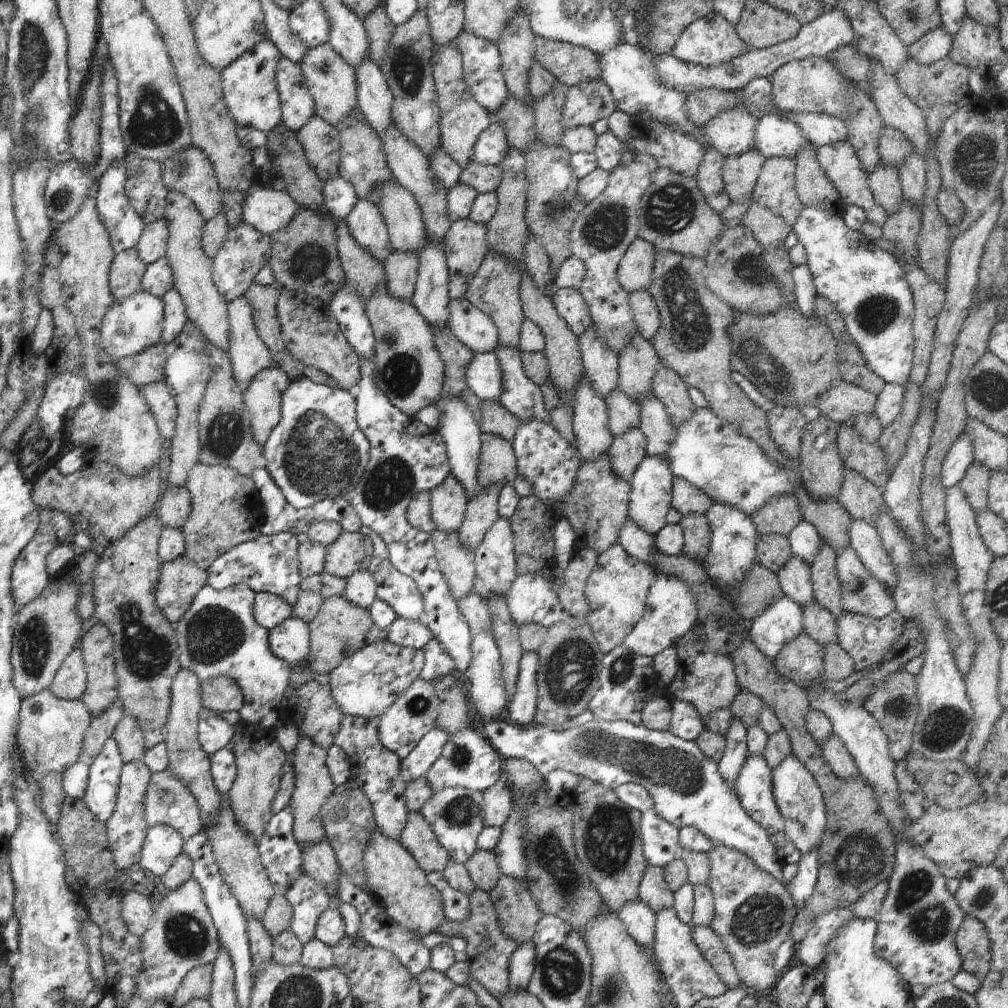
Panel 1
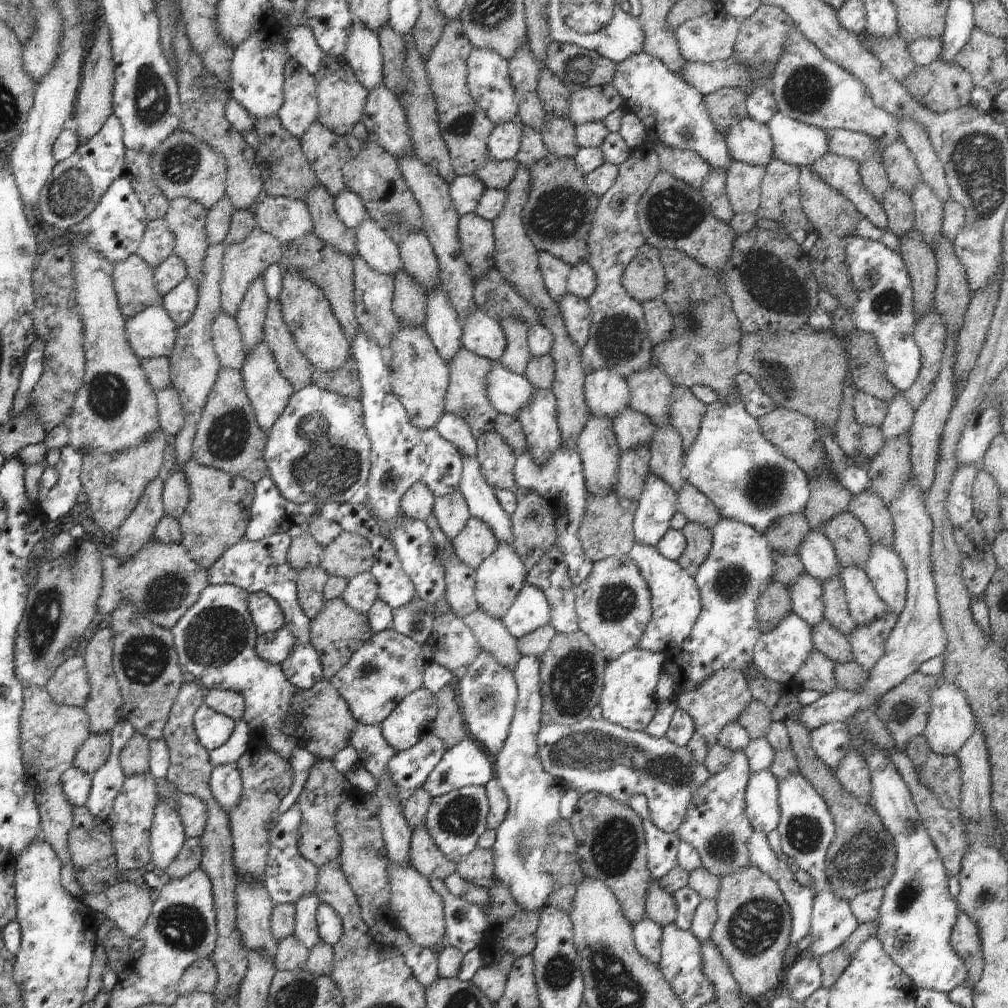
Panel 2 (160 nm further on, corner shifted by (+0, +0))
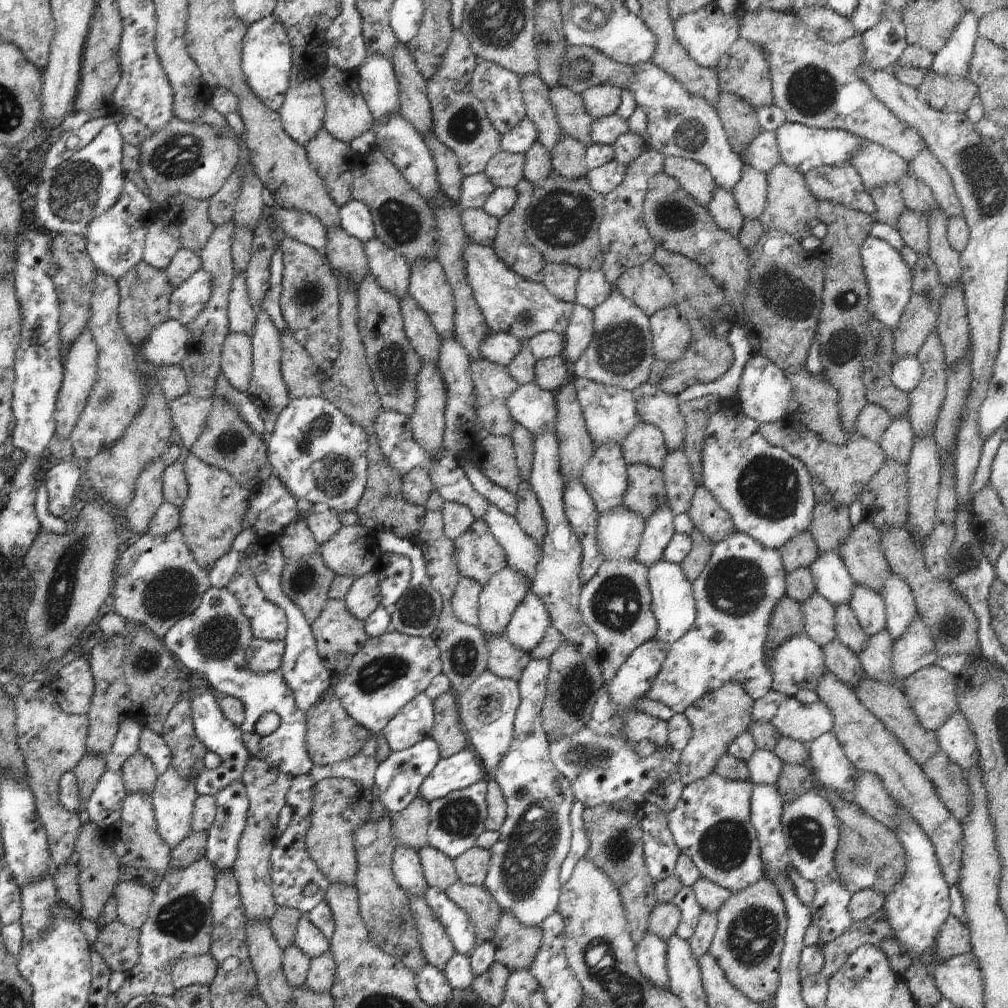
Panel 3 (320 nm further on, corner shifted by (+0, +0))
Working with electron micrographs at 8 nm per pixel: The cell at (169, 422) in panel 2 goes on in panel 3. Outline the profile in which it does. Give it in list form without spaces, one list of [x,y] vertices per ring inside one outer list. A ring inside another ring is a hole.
[[[188,392],[180,398],[167,401],[173,426],[180,434],[185,452],[190,452],[194,441],[202,432],[206,417],[213,409],[213,398],[214,395],[206,398],[195,397]]]

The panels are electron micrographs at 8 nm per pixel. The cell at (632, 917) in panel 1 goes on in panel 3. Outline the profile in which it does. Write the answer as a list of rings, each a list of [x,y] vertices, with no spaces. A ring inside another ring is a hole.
[[[649,931],[635,949],[640,972],[660,990],[668,991],[667,944]]]

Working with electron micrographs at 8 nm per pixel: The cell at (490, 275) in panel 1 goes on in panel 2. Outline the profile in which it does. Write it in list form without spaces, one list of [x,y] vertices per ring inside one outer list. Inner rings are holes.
[[[506,319],[499,323],[507,340],[506,350],[500,361],[514,374],[524,375],[528,363],[533,357],[527,341],[528,326],[517,319]]]

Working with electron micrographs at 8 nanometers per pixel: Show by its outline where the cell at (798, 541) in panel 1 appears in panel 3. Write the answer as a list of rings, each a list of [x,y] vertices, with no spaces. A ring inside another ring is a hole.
[[[832,551],[820,554],[809,569],[818,593],[834,606],[849,606],[855,582],[846,570],[840,554]]]

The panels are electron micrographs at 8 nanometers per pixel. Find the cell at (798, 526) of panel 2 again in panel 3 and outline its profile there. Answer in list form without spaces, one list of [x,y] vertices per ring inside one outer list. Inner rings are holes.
[[[804,531],[791,538],[778,549],[785,570],[788,573],[809,566],[819,557],[820,552],[810,531]]]

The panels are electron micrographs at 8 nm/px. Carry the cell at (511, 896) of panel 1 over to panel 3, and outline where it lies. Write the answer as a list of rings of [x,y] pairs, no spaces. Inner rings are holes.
[[[502,911],[492,944],[496,950],[496,963],[507,966],[510,972],[529,970],[542,940],[539,926],[527,927]]]

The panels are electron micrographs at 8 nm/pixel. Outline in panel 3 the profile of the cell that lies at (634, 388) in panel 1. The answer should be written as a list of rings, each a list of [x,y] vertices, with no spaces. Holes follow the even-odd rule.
[[[650,383],[641,384],[638,388],[635,388],[633,395],[641,420],[655,426],[663,434],[668,452],[683,450],[686,427],[684,417],[679,409],[680,402],[677,395],[668,394],[659,386]]]

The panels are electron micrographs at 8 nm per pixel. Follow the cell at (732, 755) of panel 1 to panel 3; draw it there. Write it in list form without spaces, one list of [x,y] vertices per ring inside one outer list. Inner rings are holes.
[[[712,773],[704,779],[686,785],[677,805],[667,814],[670,832],[681,854],[692,860],[702,877],[731,893],[743,891],[766,876],[763,860],[760,858],[757,832],[751,823],[752,789],[753,783],[750,780],[729,781]]]

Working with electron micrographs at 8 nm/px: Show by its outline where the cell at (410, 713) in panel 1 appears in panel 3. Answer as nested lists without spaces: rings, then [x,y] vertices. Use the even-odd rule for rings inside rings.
[[[422,693],[390,719],[382,734],[391,751],[401,751],[429,737],[434,721],[433,700]]]

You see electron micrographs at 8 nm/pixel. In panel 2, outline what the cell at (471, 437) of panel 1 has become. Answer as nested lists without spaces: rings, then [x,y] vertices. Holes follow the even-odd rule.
[[[462,457],[463,471],[459,486],[460,494],[465,498],[472,517],[485,522],[494,533],[499,544],[511,544],[513,530],[511,515],[498,502],[492,488],[483,477],[476,457]]]

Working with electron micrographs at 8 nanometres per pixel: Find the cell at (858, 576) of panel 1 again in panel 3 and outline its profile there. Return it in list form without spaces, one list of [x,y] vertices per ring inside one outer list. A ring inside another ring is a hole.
[[[856,585],[849,606],[857,616],[862,630],[873,637],[887,625],[887,610],[882,596],[872,589]]]

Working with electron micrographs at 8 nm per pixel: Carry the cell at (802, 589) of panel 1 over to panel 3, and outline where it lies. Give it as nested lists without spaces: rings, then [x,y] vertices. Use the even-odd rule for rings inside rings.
[[[820,593],[800,603],[805,620],[805,634],[821,647],[837,638],[835,606]]]

